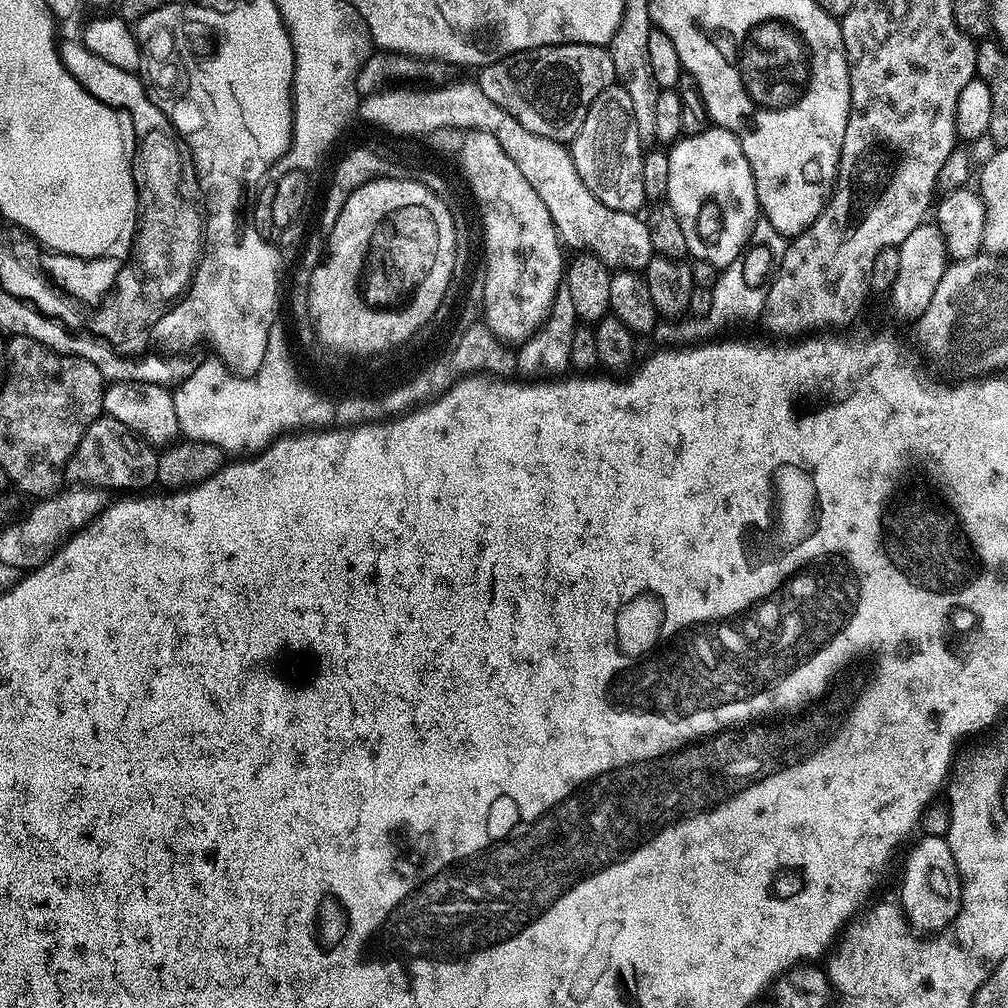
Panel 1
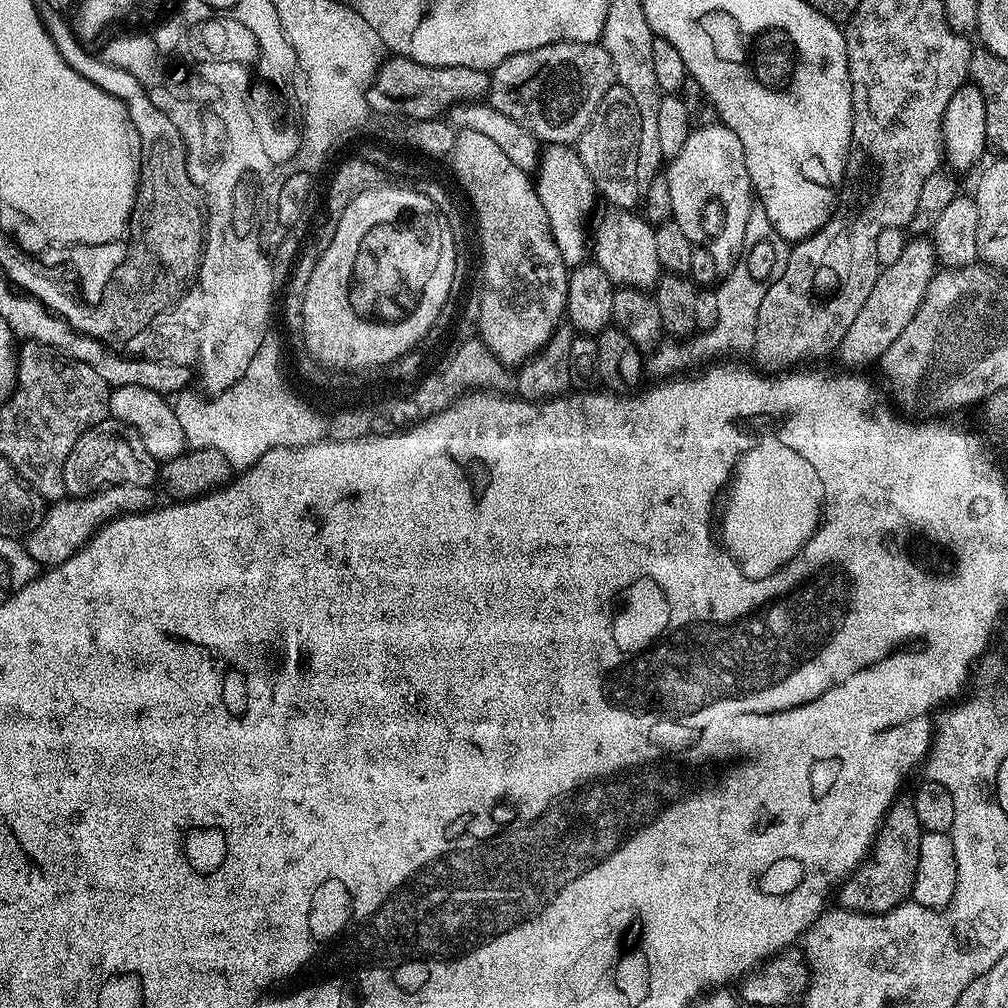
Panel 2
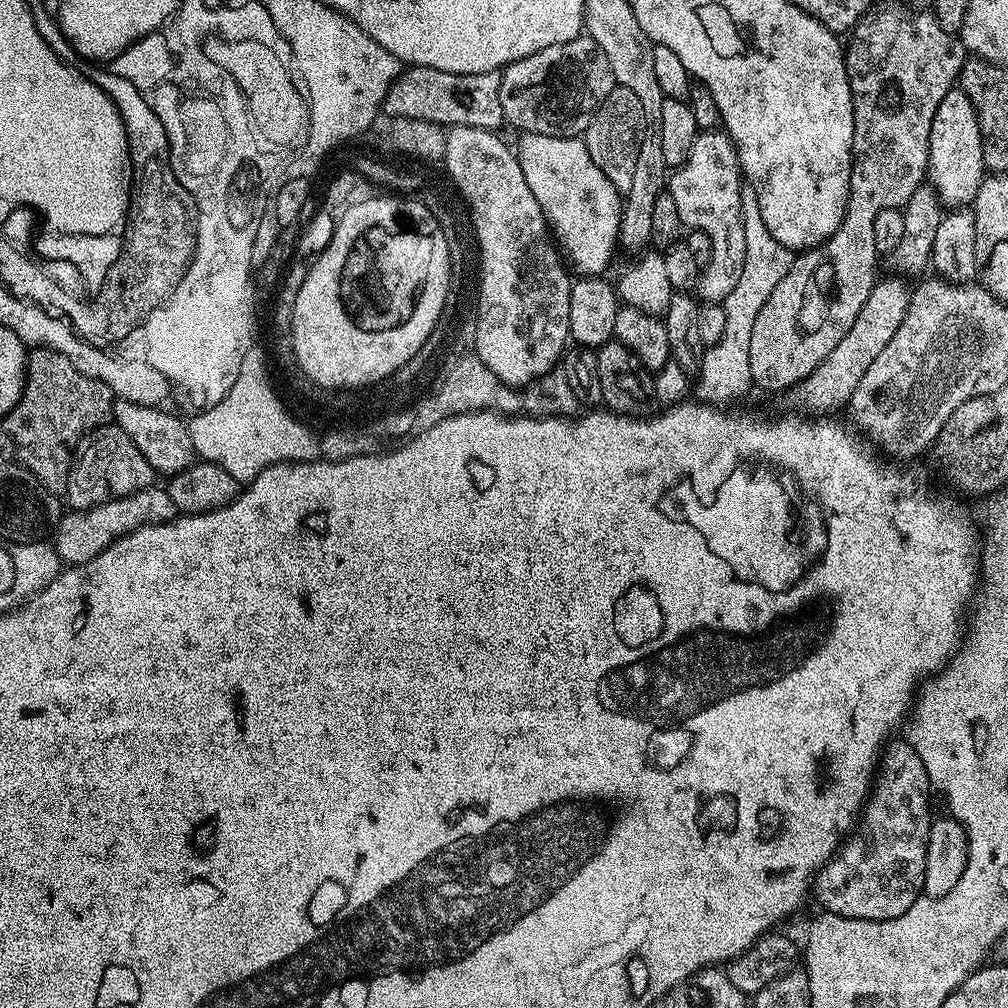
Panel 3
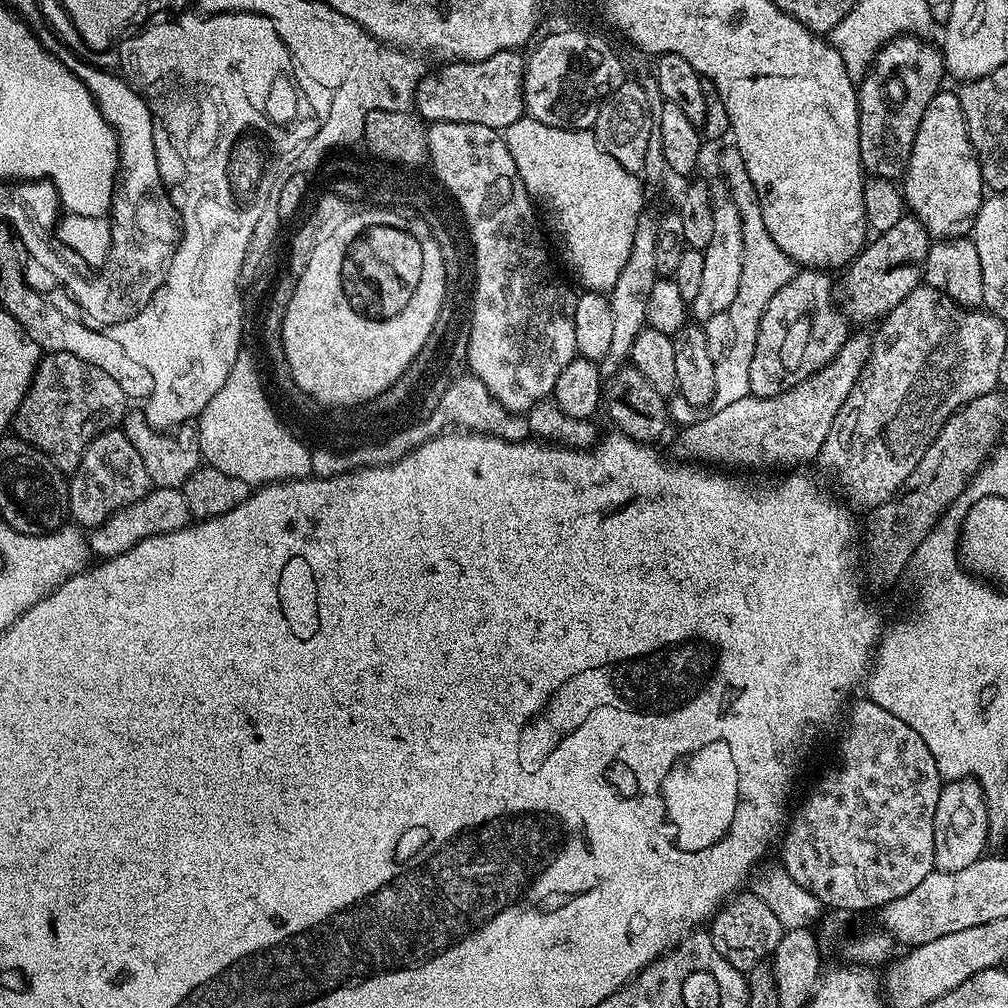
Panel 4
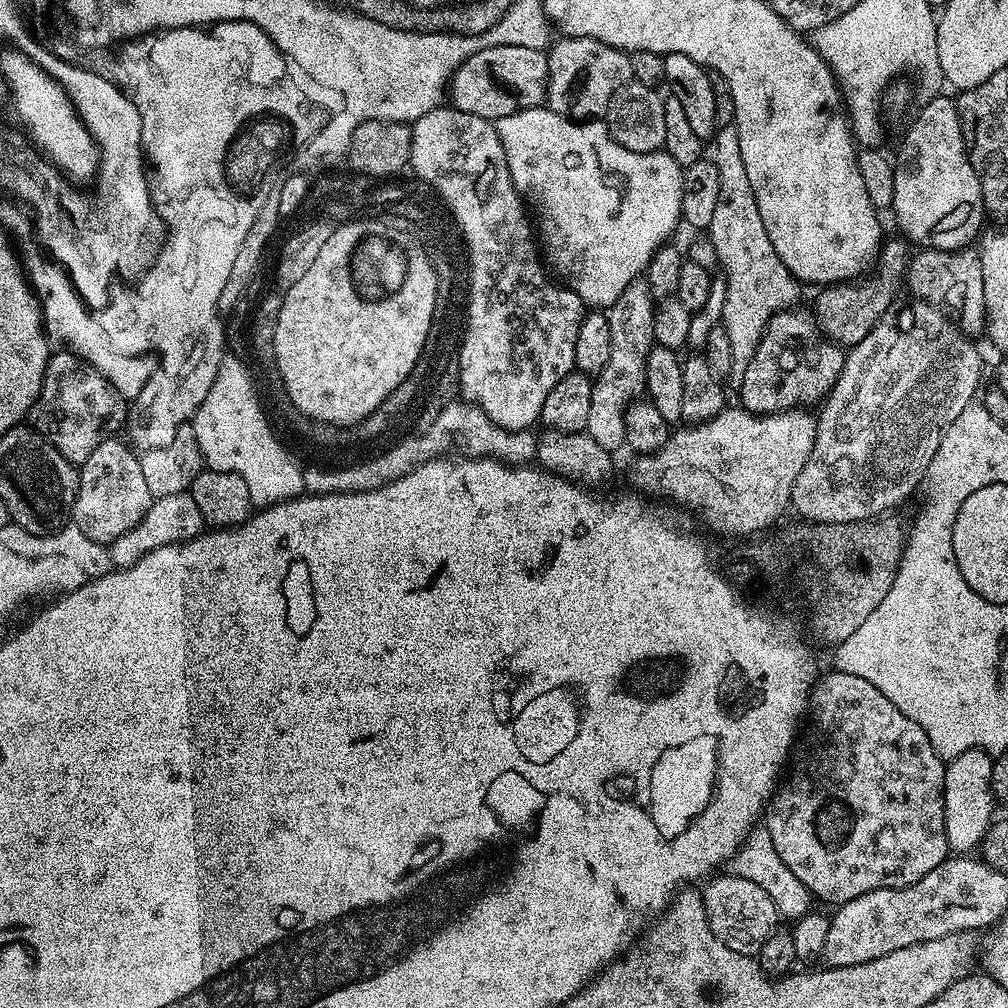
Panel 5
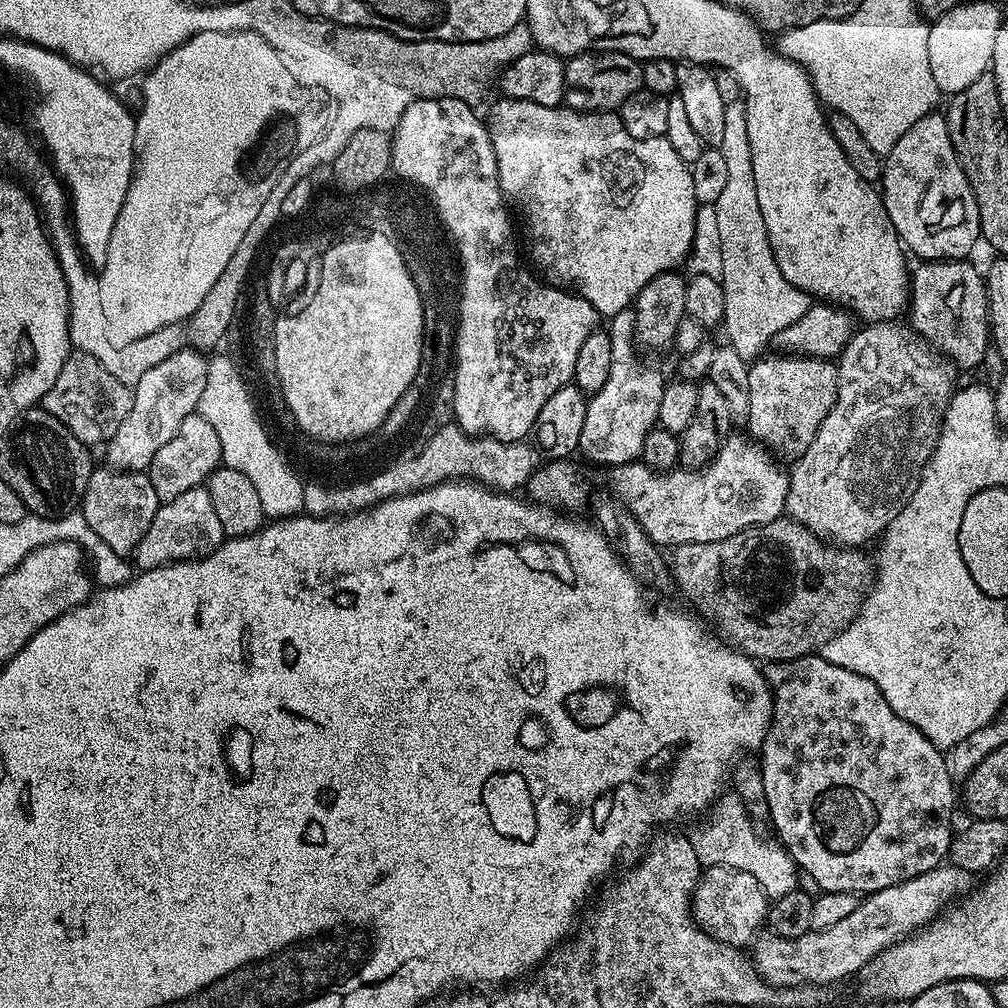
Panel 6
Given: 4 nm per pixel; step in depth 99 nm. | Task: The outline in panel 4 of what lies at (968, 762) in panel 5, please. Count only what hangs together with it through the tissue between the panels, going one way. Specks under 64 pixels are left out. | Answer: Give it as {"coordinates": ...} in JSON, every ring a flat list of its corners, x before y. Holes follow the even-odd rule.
{"coordinates":[[971,778,947,781,941,787,938,810,934,814,936,868,942,872,964,870,985,855,987,844,990,844,988,807,980,784]]}

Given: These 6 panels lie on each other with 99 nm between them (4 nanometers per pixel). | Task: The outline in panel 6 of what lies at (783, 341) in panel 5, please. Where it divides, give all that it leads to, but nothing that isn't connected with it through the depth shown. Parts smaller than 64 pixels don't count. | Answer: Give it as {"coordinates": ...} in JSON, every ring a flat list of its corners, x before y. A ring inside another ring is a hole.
{"coordinates":[[787,354,768,355,761,355,751,361,748,369,748,415,746,417,748,429,746,432,751,439,763,444,777,457,798,458,808,449,810,442,814,442,814,434,818,434,826,414,830,414,836,401,840,374,837,365,831,359]]}

